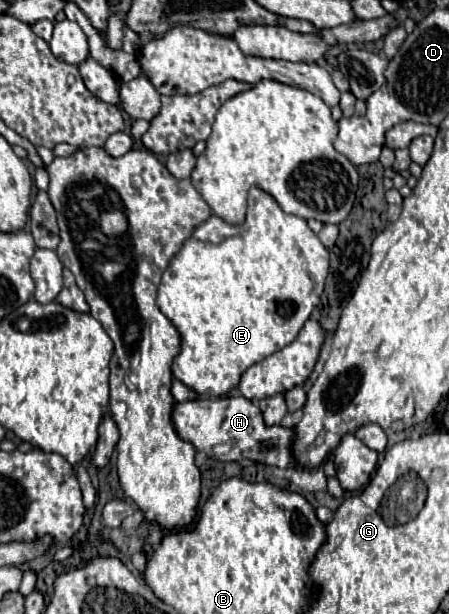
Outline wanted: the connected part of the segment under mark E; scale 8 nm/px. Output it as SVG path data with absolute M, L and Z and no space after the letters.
M252 187L248 195L246 221L232 225L212 215L172 257L158 287L158 307L176 325L182 337L182 351L174 359L172 373L200 397L220 397L234 389L242 373L280 351L296 339L304 323L320 303L328 275L330 255L318 235L298 215L288 215L272 195Z

